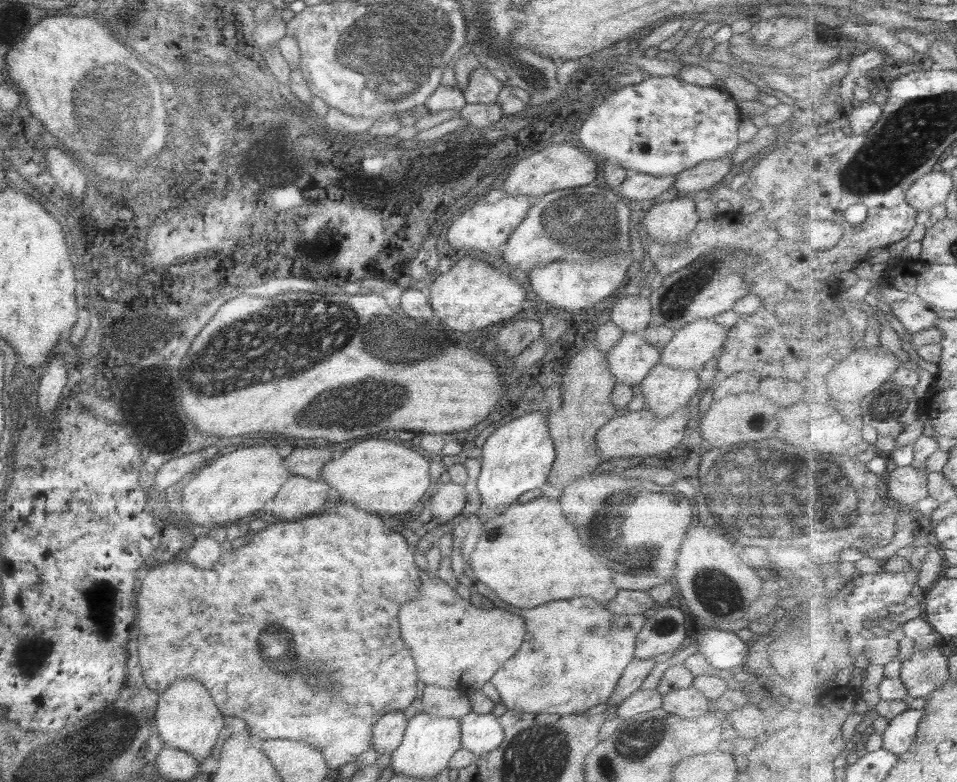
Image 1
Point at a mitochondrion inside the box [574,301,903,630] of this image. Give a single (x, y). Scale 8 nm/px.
(820, 495)

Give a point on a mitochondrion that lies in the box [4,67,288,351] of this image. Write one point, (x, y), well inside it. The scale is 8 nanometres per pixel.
(265, 150)

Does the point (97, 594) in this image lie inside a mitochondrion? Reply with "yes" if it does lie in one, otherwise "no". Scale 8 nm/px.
yes

